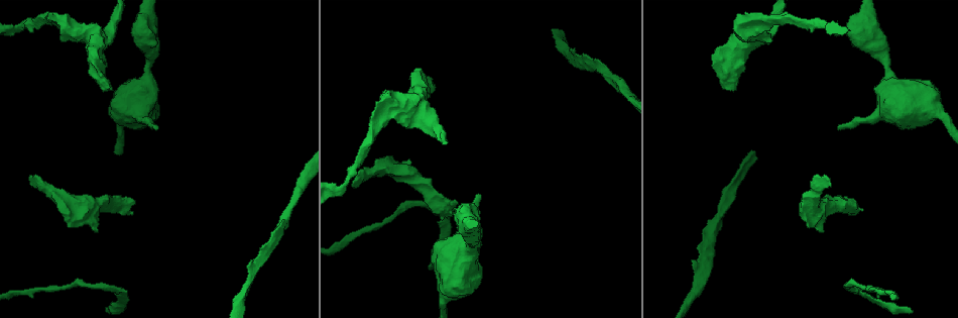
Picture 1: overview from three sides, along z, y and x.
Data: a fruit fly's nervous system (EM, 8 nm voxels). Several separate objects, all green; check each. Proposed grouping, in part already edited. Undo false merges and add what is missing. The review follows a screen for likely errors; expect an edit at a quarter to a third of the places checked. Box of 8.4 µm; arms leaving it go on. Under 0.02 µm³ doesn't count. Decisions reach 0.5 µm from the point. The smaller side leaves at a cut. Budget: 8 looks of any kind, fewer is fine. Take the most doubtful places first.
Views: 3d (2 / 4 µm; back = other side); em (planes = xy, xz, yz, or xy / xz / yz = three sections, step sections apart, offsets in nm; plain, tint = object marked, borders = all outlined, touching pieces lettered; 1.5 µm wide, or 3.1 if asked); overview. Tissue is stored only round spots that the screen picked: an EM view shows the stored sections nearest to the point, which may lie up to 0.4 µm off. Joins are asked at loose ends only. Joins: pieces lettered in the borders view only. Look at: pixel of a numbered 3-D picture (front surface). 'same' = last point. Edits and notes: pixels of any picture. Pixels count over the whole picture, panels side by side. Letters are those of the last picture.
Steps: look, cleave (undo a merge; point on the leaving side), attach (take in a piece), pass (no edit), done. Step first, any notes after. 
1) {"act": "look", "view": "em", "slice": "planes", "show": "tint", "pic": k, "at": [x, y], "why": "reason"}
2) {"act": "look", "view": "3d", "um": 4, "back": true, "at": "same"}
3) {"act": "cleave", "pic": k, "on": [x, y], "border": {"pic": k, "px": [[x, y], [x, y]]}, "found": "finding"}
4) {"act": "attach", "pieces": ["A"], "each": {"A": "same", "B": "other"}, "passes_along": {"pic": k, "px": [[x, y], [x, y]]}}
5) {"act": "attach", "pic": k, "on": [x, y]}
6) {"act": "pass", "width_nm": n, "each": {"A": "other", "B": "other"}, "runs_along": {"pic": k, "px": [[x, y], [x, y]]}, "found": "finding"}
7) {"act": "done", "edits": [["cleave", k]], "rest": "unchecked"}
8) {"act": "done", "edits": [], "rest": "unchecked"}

{"act": "look", "view": "3d", "um": 4, "pic": 1, "at": [824, 231], "why": "an open end"}

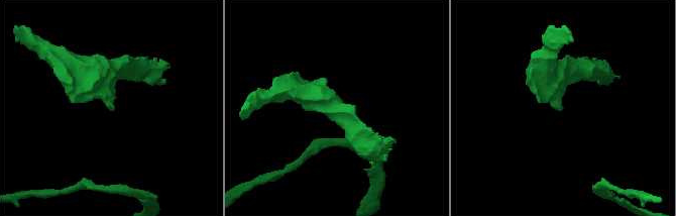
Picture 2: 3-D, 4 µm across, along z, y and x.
{"act": "look", "view": "em", "slice": "xy", "step": 4, "show": "tint", "pic": 2, "at": [561, 110]}

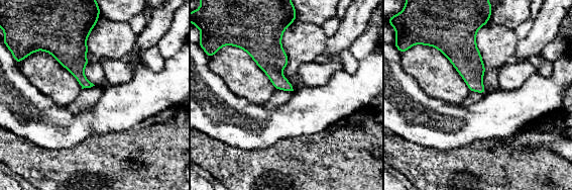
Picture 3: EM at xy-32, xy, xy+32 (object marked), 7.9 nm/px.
{"act": "look", "view": "em", "slice": "planes", "show": "borders", "at": "same"}

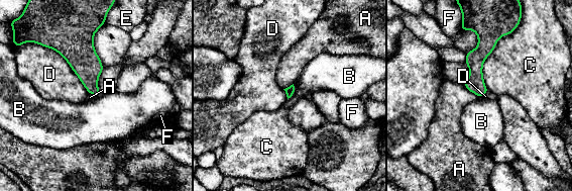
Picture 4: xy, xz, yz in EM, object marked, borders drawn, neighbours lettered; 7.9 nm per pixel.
{"act": "pass", "longest_contact_nm": ["C", 500], "each": {"A": "other", "B": "other", "C": "other", "D": "other", "E": "other", "F": "other"}, "border": {"pic": 4, "px": [[293, 84], [295, 90]]}, "found": "none of them fits"}

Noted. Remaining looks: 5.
{"act": "look", "view": "3d", "um": 4, "pic": 1, "at": [838, 128], "why": "free end"}

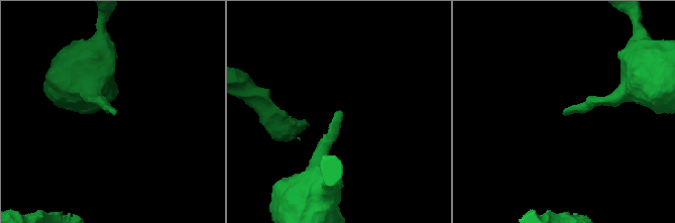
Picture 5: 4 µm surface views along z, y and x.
{"act": "look", "view": "em", "slice": "planes", "show": "borders", "pic": 5, "at": [567, 115]}

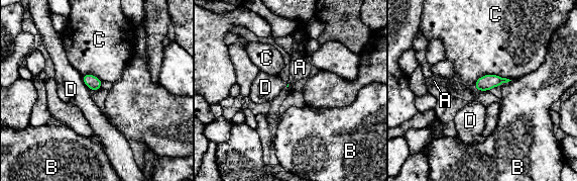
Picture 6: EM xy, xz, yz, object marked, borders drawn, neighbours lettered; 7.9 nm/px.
{"act": "attach", "pieces": ["A"], "each": {"A": "same", "B": "other", "C": "other", "D": "other"}, "passes_along": {"pic": 6, "px": [[485, 83], [475, 88], [452, 83]]}, "found": "it goes on there"}

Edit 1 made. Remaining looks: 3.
{"act": "look", "view": "overview", "why": "see it whole again"}

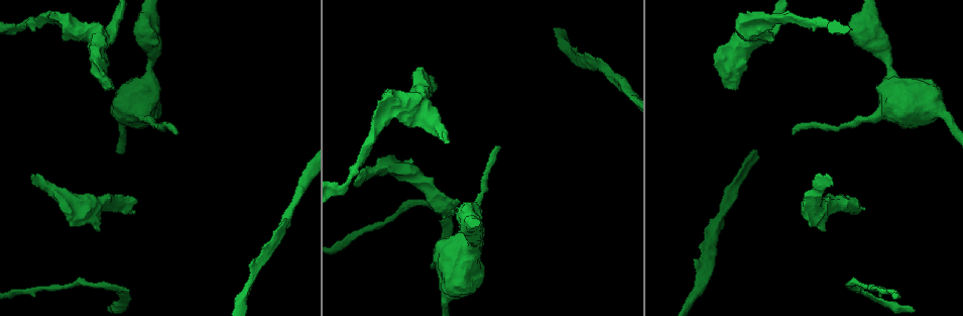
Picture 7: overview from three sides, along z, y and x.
{"act": "look", "view": "em", "slice": "yz", "step": 4, "show": "borders", "pic": 7, "at": [733, 88], "why": "branch stops here"}

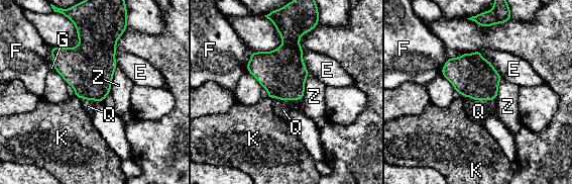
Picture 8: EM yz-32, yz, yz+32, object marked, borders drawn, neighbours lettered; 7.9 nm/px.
{"act": "attach", "pieces": ["Q"], "each": {"E": "other", "F": "other", "G": "other", "K": "other", "Q": "same", "Z": "other"}, "passes_along": {"pic": 8, "px": [[474, 77], [478, 99], [478, 111]]}, "found": "it goes on there"}

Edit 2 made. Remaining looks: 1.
{"act": "done", "edits": [["attach", 6], ["attach", 8]], "rest": "unchecked"}

